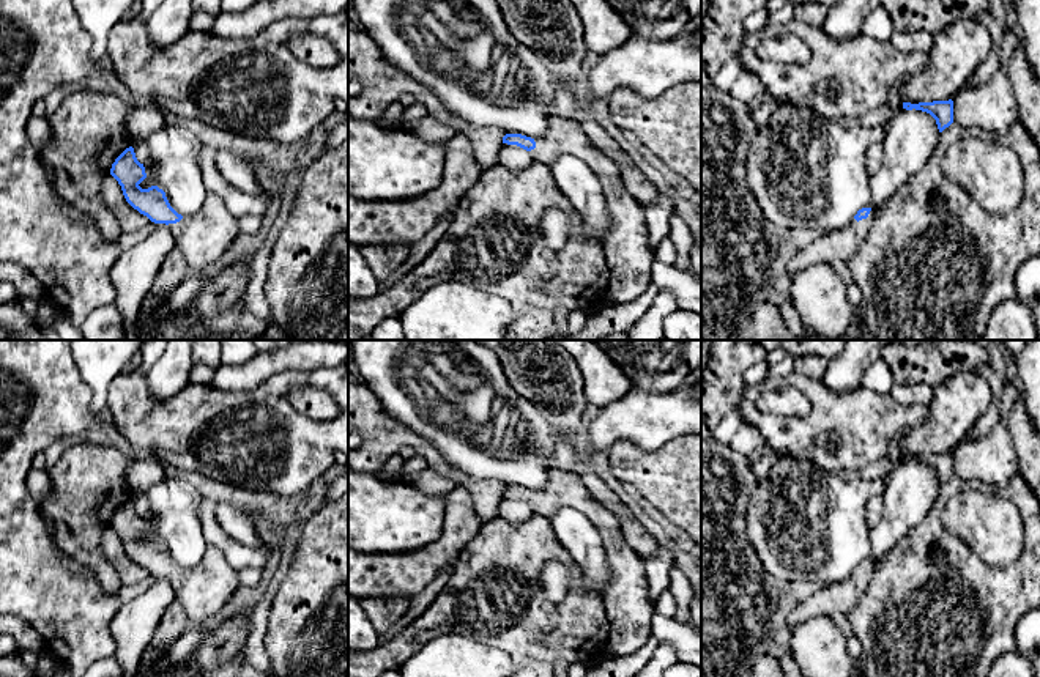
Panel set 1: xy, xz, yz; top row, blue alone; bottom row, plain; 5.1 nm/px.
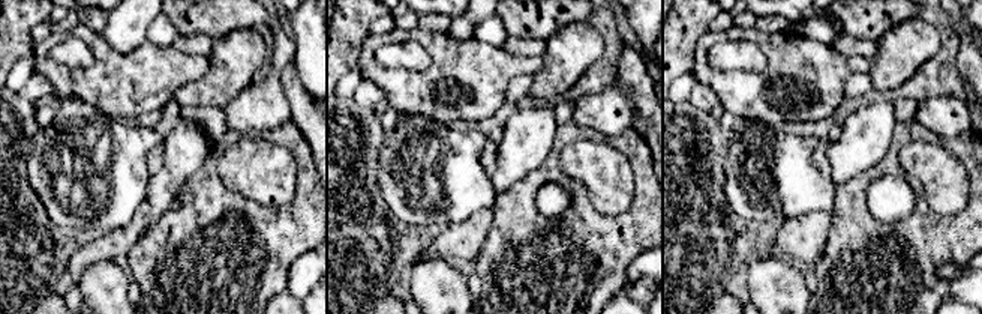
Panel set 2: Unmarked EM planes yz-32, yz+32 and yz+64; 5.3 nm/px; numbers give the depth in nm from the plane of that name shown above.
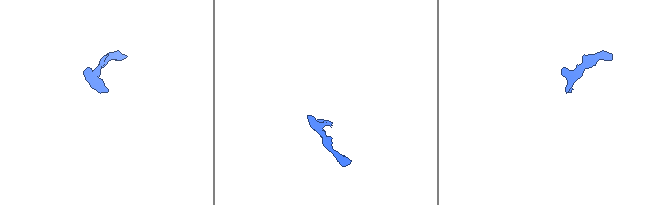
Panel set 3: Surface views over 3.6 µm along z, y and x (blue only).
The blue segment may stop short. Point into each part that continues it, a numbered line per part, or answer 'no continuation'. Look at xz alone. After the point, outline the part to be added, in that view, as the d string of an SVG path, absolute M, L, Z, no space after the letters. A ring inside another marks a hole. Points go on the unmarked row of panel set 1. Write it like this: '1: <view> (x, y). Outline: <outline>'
1: xz (629, 608). Outline: M550 468L547 485L534 491L534 494L536 501L529 504L533 513L550 518L558 509L569 507L583 513L599 531L610 570L610 581L602 594L610 623L608 649L615 658L635 653L652 636L656 608L648 590L644 562L627 545L618 518L589 494L578 474L564 469Z

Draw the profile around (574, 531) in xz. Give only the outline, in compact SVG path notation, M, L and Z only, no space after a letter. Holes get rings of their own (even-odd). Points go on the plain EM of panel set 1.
M569 507L558 509L550 523L559 543L580 567L580 590L602 595L610 581L610 570L599 531L583 513Z

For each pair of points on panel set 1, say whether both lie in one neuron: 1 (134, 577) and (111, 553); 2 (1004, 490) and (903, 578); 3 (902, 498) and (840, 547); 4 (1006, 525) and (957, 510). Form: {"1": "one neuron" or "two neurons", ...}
{"1": "one neuron", "2": "one neuron", "3": "two neurons", "4": "one neuron"}

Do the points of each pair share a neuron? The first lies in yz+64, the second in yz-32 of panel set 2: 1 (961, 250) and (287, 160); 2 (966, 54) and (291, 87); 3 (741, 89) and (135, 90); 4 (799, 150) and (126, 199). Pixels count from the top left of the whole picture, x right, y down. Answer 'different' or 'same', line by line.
1: different
2: same
3: same
4: same

